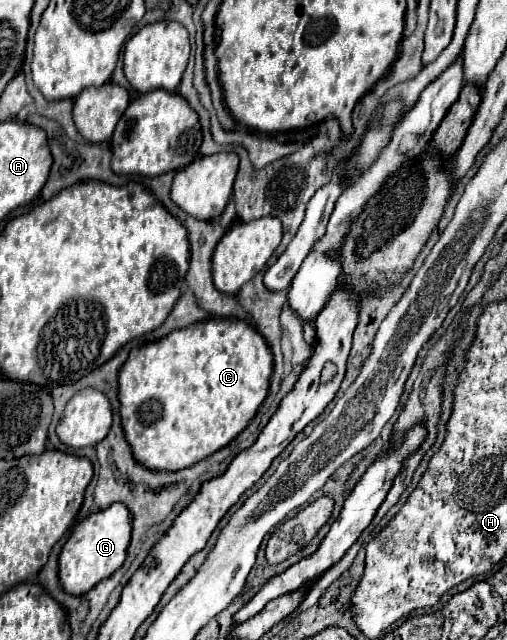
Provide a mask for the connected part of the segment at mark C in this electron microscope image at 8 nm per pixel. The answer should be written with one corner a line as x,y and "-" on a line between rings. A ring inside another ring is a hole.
208,319
130,351
120,369
120,417
136,461
154,471
180,471
226,447
254,419
268,395
272,351
266,339
246,321

